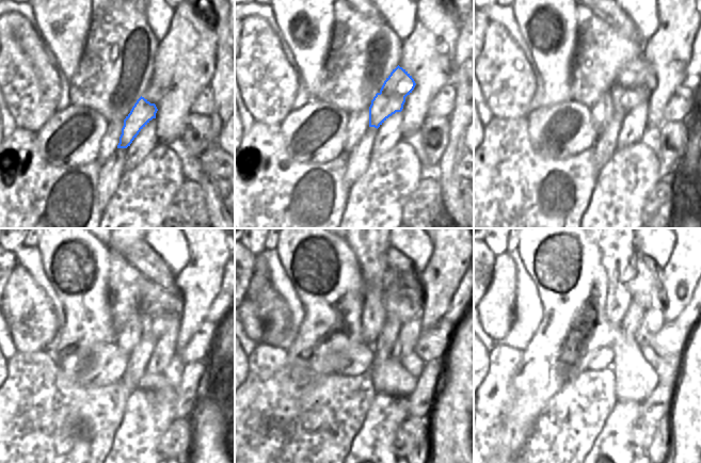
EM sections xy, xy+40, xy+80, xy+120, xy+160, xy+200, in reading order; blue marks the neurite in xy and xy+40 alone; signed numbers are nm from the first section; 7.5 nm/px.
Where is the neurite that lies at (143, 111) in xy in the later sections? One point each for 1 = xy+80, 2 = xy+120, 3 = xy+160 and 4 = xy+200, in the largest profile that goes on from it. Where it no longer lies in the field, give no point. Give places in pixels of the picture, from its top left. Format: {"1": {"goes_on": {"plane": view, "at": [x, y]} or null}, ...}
{"1": {"goes_on": {"plane": "xy+80", "at": [636, 80]}}, "2": {"goes_on": {"plane": "xy+120", "at": [160, 307]}}, "3": {"goes_on": {"plane": "xy+160", "at": [403, 300]}}, "4": {"goes_on": {"plane": "xy+200", "at": [641, 287]}}}

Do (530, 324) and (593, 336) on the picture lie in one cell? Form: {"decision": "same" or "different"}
{"decision": "different"}

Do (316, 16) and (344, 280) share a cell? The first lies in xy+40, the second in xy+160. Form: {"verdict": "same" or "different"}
{"verdict": "same"}

